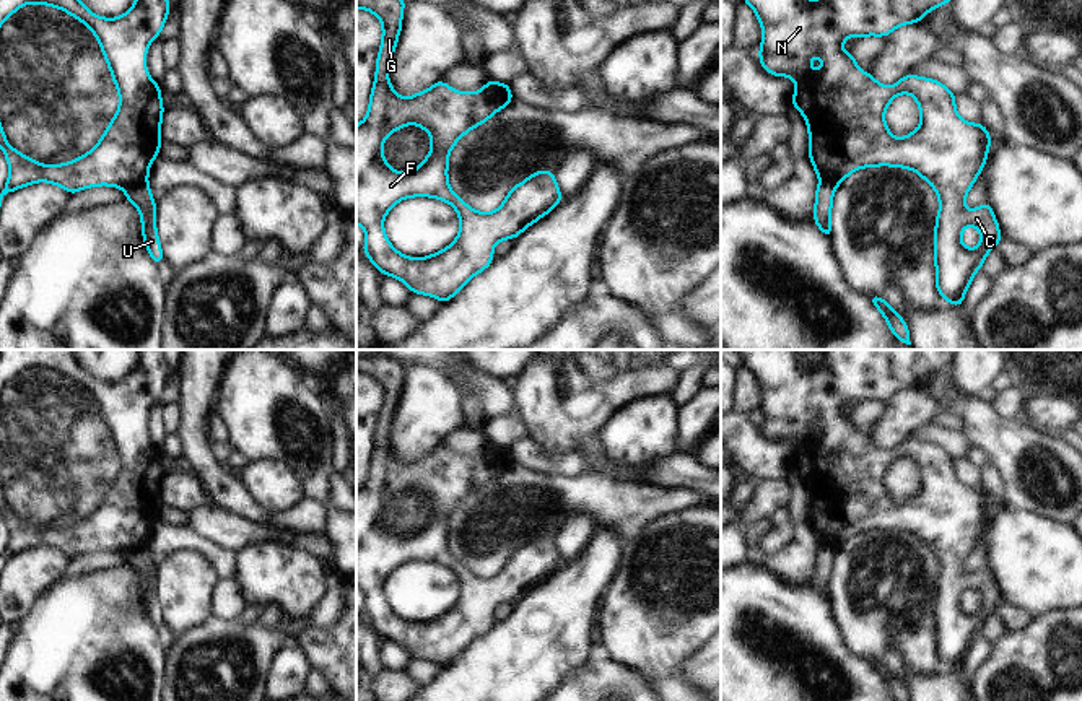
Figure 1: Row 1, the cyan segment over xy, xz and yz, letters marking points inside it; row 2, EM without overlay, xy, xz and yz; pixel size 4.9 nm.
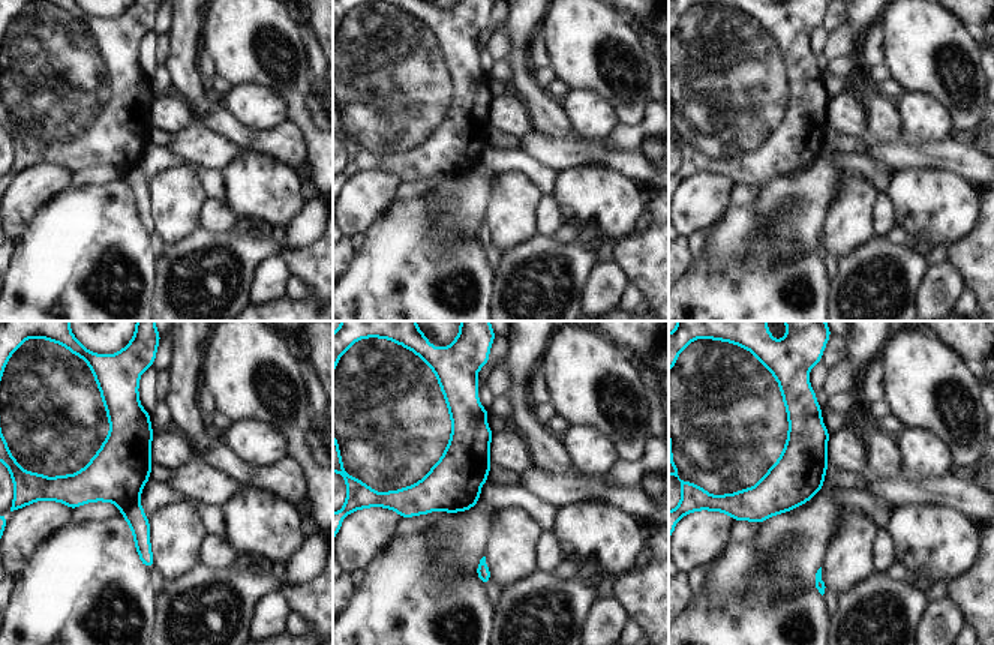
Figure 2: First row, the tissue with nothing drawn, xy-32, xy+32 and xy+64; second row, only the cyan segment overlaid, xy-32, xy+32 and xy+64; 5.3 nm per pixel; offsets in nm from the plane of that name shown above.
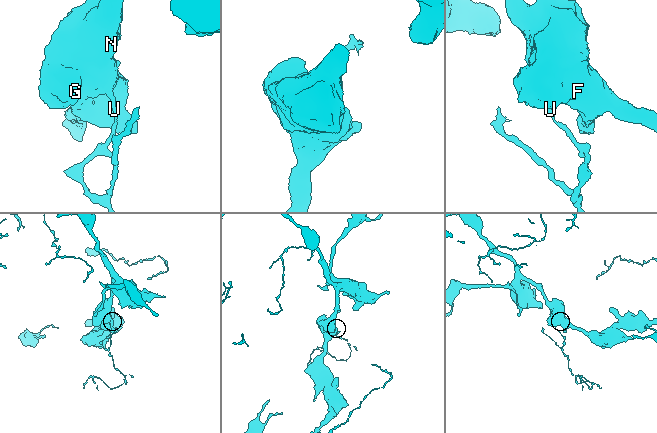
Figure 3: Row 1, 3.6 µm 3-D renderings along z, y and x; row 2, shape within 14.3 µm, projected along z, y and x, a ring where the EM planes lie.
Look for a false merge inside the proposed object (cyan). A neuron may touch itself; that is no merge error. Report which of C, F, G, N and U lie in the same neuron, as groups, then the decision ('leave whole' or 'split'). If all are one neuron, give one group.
groups C F G N / U; split

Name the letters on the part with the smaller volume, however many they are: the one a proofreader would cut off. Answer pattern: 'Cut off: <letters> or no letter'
Cut off: U.

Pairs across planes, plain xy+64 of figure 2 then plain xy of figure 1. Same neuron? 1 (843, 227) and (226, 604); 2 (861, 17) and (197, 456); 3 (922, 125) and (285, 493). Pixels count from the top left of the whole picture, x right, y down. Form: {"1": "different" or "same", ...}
{"1": "different", "2": "same", "3": "same"}

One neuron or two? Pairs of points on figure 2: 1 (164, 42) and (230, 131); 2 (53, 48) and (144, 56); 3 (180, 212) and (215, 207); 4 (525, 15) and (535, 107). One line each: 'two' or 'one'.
1: two
2: two
3: two
4: one

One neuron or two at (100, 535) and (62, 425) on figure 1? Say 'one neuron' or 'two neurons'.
one neuron

